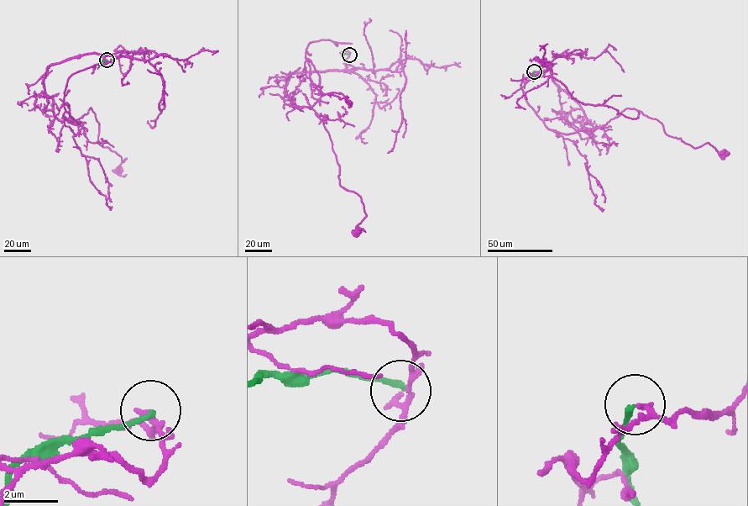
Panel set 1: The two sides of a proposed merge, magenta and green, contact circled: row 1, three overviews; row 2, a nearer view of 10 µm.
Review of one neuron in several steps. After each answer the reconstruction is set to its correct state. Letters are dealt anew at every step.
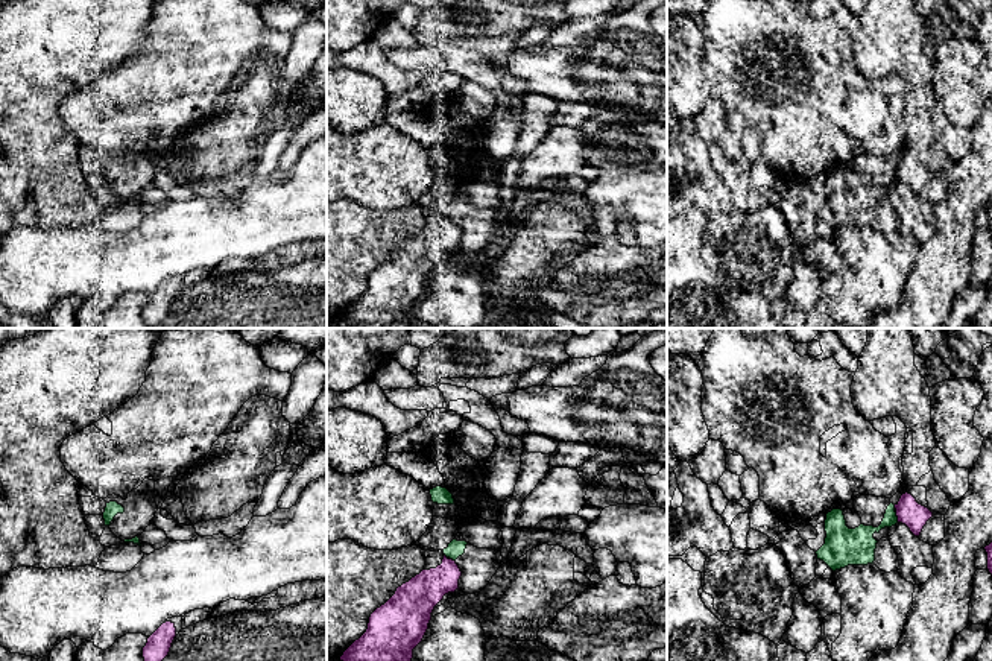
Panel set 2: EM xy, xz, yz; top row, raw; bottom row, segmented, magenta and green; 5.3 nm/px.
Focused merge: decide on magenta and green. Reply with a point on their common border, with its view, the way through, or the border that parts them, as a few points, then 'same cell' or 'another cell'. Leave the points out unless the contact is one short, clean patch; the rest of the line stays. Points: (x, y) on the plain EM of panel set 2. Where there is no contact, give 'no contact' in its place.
contact yz (897, 175); another cell

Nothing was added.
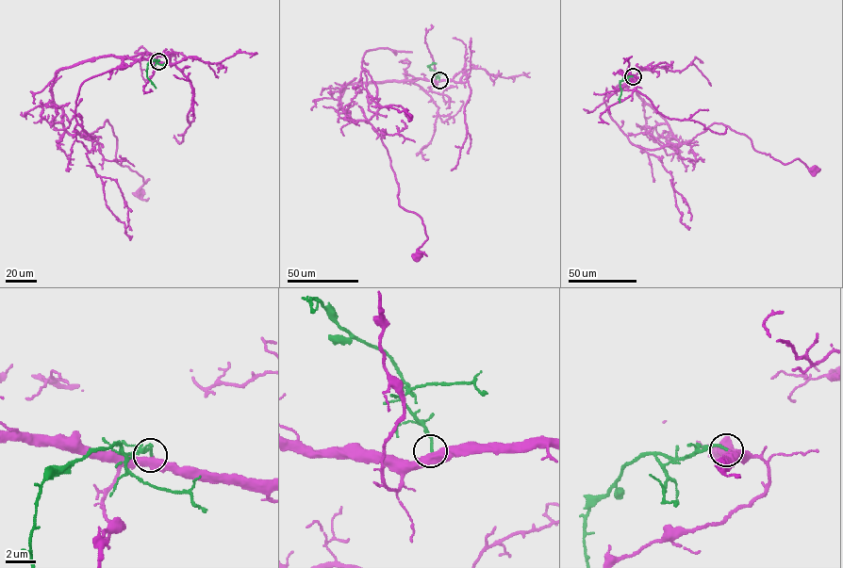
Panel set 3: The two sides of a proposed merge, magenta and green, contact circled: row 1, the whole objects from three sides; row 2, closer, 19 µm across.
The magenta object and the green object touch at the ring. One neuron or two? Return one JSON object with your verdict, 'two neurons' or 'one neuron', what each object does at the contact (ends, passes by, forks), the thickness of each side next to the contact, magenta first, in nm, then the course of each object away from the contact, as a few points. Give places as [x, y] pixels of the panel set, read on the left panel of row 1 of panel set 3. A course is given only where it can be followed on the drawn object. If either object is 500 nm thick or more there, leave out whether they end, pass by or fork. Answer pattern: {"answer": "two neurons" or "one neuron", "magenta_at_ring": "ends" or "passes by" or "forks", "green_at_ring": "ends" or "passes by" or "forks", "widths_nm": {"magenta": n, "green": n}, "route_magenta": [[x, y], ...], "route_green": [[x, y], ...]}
{"answer": "one neuron", "widths_nm": {"magenta": 500, "green": 170}, "route_magenta": [[159, 61], [92, 57], [61, 68], [52, 87], [70, 134], [107, 120], [117, 162], [149, 179], [139, 192]], "route_green": [[159, 61], [151, 61], [146, 70], [147, 77], [156, 88]]}

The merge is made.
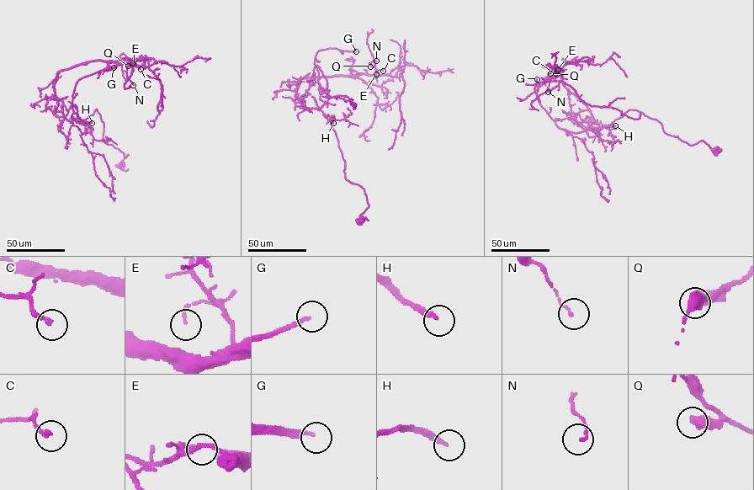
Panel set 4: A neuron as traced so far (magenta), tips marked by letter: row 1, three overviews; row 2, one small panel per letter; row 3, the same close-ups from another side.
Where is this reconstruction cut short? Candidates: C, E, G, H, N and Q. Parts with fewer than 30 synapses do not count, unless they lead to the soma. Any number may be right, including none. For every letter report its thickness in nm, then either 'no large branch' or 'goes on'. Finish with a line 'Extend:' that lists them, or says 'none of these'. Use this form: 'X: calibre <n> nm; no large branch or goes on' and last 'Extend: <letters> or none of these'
C: calibre 180 nm; no large branch
E: calibre 130 nm; no large branch
G: calibre 200 nm; goes on
H: calibre 200 nm; goes on
N: calibre 100 nm; no large branch
Q: calibre 550 nm; no large branch
Extend: G, H

